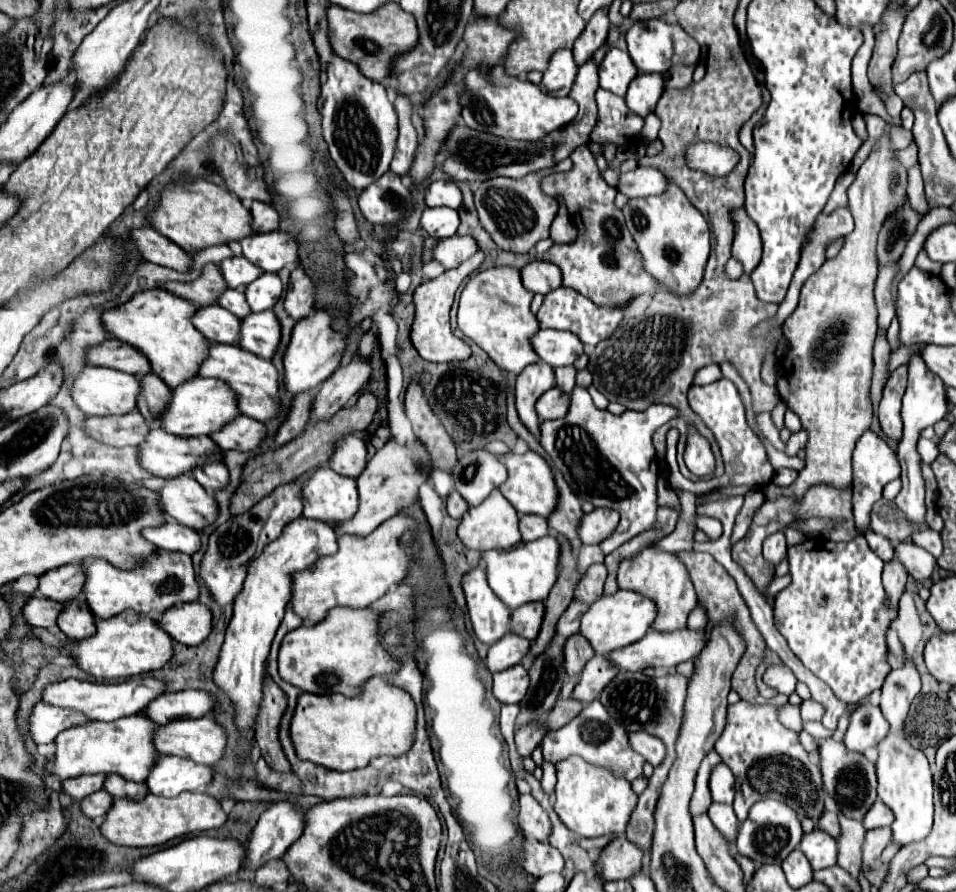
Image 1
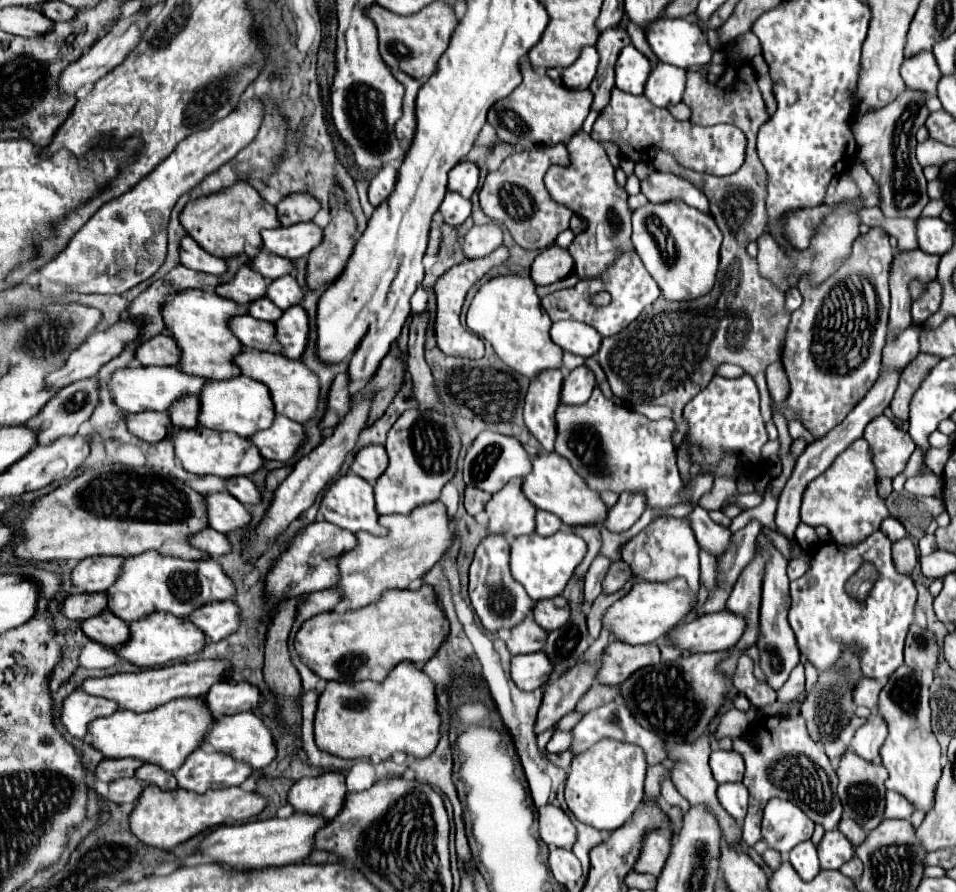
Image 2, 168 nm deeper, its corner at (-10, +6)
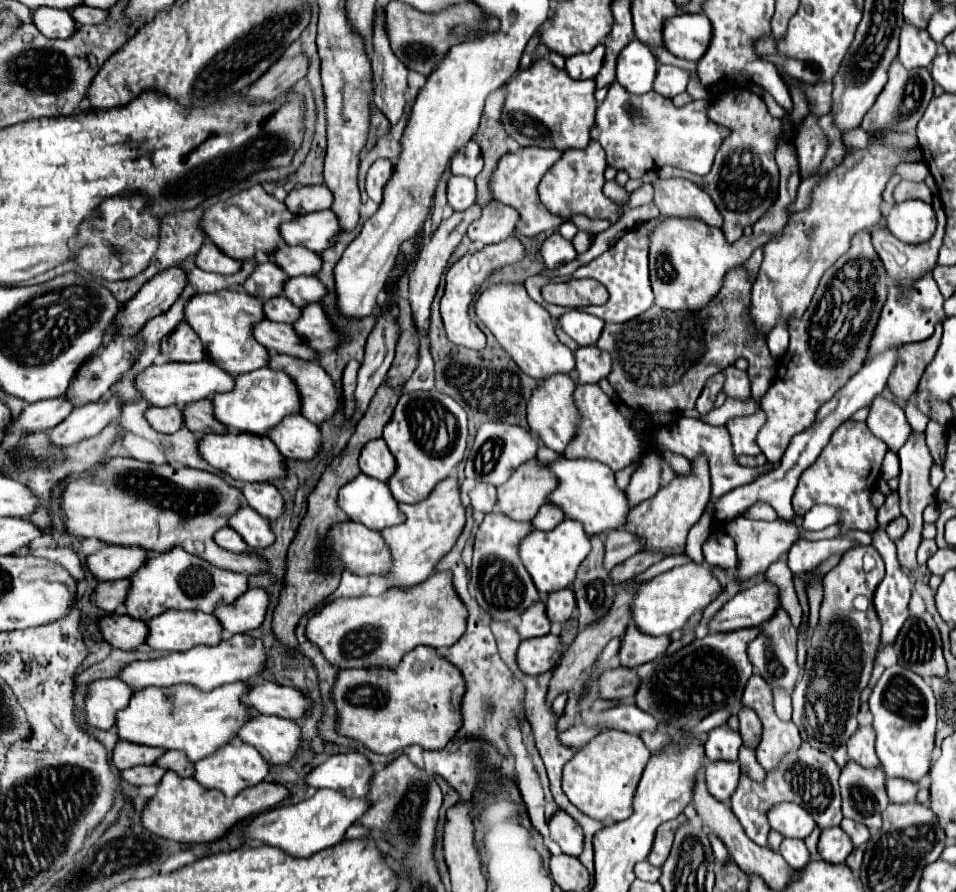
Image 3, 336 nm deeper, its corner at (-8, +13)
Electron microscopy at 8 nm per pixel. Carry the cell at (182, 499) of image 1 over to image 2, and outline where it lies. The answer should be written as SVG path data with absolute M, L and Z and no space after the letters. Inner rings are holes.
M206 494L208 502L208 522L210 528L228 534L238 528L246 528L250 524L250 514L242 502L238 502L232 494Z

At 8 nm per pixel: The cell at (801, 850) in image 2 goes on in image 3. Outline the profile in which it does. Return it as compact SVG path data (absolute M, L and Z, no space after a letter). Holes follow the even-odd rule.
M784 839L780 845L780 855L792 869L802 869L810 861L810 853L802 839Z

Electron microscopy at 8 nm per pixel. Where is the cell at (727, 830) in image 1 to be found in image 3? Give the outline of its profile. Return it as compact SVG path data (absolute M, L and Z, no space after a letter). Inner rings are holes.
M716 761L706 765L706 785L708 791L718 799L728 803L732 793L736 791L740 779L740 765L728 761Z

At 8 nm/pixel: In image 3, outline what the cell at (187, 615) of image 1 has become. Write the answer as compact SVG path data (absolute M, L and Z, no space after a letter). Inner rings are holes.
M248 589L244 597L238 597L232 605L216 605L214 617L228 633L246 633L260 627L266 615L266 607L268 593L264 589Z

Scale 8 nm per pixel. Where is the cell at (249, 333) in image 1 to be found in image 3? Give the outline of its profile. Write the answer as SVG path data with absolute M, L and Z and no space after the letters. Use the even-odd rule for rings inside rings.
M320 303L306 305L300 313L300 319L294 321L292 327L298 333L298 337L302 337L302 341L318 353L332 351L340 343L340 337L332 331L330 321Z

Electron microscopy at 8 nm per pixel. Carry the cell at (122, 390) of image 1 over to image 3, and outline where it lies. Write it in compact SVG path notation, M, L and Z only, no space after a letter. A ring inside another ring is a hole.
M204 359L198 363L162 363L162 365L150 365L142 373L138 373L134 385L140 391L140 395L154 407L168 407L168 405L180 405L180 409L192 401L206 399L216 393L230 391L234 383L234 377L216 367L212 361Z

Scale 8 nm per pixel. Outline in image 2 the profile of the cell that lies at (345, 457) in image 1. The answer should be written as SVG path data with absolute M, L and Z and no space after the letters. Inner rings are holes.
M370 444L370 446L356 452L350 470L354 474L362 476L364 480L368 480L370 484L374 484L384 474L386 464L388 464L388 456L386 456L384 446Z

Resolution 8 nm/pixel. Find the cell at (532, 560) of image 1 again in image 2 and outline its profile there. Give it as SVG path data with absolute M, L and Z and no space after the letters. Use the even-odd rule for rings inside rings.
M560 530L548 538L538 534L518 536L512 540L510 570L512 570L512 576L526 588L528 596L538 602L538 600L546 600L562 594L564 586L572 578L584 554L586 554L586 542L580 536L576 536L572 530Z

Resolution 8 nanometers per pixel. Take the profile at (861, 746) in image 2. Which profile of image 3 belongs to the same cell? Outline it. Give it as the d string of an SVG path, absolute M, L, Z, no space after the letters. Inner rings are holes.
M870 725L858 727L856 733L848 739L848 755L864 767L878 767L880 763L876 757L874 741L876 741L876 731Z

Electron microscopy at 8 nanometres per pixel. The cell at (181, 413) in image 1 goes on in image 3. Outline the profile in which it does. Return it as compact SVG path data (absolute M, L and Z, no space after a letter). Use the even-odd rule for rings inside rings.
M262 367L234 377L234 389L228 393L216 393L212 397L212 405L214 405L214 417L220 423L224 423L230 431L264 435L268 429L278 425L282 417L298 413L300 399L296 393L296 385L286 373Z

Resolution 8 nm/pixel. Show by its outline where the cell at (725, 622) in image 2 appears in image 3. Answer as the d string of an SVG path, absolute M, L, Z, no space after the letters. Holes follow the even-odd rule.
M762 581L750 585L734 595L710 621L710 633L722 631L736 631L746 627L760 627L764 621L772 617L778 603L778 587Z

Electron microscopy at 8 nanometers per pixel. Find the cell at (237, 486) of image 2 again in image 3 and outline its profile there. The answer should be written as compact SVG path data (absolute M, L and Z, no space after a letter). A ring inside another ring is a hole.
M244 483L240 487L244 499L266 519L276 519L284 511L284 501L272 483Z

